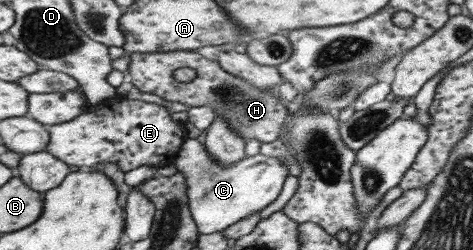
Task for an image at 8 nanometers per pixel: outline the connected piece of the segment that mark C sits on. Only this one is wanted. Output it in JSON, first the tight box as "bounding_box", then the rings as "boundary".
{"bounding_box":[175,138,291,234],"boundary":[[[186,138],[175,164],[177,171],[185,172],[187,176],[189,206],[201,234],[225,231],[249,214],[265,209],[281,195],[283,185],[291,175],[289,167],[285,167],[277,157],[262,154],[247,156],[233,165],[223,165],[209,155],[206,145],[196,138]]]}

